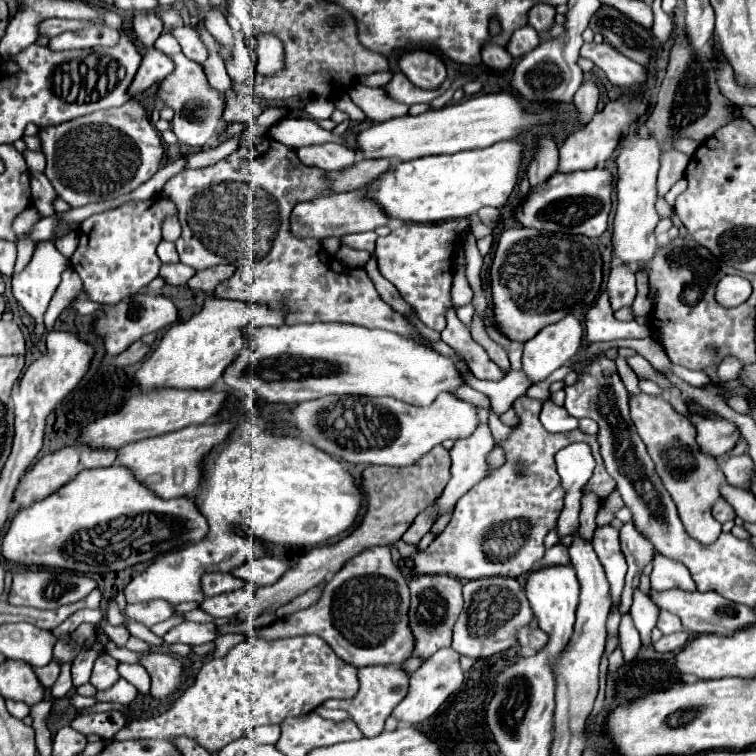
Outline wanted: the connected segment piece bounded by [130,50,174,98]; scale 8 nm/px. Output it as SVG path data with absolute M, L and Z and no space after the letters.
M150 50L148 56L142 58L142 64L130 84L130 98L140 96L142 92L150 90L154 84L160 84L160 80L164 80L164 76L168 76L172 72L174 64L172 60L168 60L168 56L160 50Z

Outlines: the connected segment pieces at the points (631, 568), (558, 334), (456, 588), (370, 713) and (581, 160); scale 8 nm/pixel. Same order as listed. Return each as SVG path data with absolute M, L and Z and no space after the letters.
M626 522L620 528L620 544L622 544L622 552L628 562L628 574L626 574L620 604L620 614L624 616L632 605L633 593L638 588L638 578L642 574L642 568L652 562L654 546L646 536L642 536L636 530L636 526L632 522Z
M576 316L542 328L524 344L522 370L532 384L546 380L554 370L566 366L582 342L582 324Z
M448 574L418 576L410 582L410 594L412 594L410 624L412 624L412 632L416 636L414 654L428 658L428 656L432 656L432 652L452 644L452 626L464 606L462 582Z
M368 666L368 668L358 668L358 680L360 680L360 690L354 698L326 700L324 706L346 710L356 720L356 724L364 732L364 736L372 738L372 736L378 736L384 730L386 718L392 714L396 704L400 704L400 700L406 696L408 672L402 670L402 666Z
M618 98L614 102L608 102L602 112L596 112L592 120L572 132L566 142L560 148L560 172L574 172L574 170L590 170L596 166L602 166L618 148L620 140L630 132L630 126L638 122L640 116L644 116L648 110L648 102L638 102L638 100L626 100Z

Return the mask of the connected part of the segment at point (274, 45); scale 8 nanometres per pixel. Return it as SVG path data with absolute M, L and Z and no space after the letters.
M258 32L258 68L256 72L260 76L272 76L280 70L284 70L284 46L274 34Z

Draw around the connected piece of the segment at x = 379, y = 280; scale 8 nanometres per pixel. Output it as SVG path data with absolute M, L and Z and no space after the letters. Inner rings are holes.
M372 256L372 258L366 262L364 270L366 270L366 274L370 276L370 280L374 282L374 286L376 286L376 290L378 290L380 298L382 298L386 304L390 304L390 306L392 306L396 312L400 312L400 314L414 314L412 308L408 308L408 304L406 304L404 298L400 296L400 292L396 292L396 286L390 284L390 282L380 274L378 264L376 264L376 256Z

